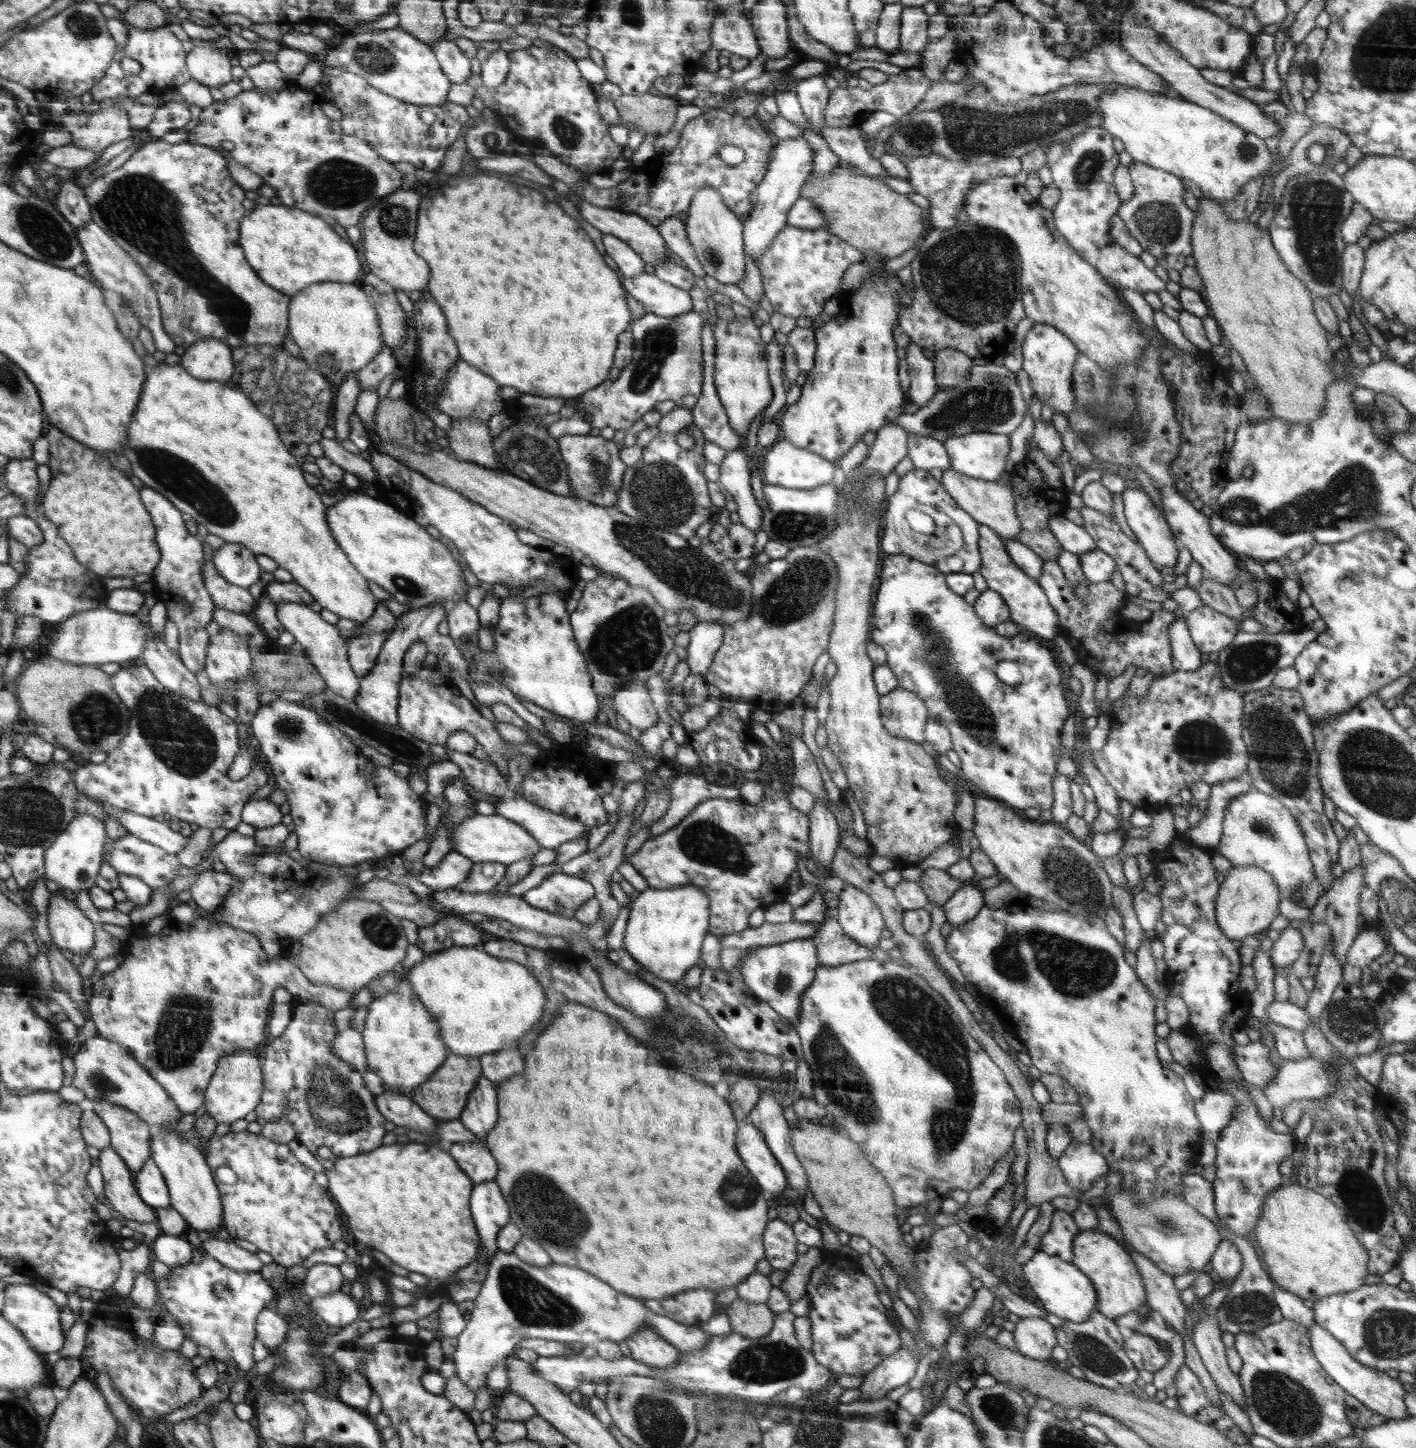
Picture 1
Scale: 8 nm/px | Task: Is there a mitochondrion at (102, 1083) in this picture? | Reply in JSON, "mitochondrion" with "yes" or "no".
{"mitochondrion":"yes"}

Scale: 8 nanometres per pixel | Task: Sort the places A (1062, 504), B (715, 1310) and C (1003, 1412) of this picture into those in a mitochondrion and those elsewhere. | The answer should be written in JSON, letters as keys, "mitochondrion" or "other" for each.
{"A":"other","B":"other","C":"mitochondrion"}

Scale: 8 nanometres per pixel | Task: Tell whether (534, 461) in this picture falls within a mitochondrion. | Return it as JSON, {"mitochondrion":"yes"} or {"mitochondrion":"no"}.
{"mitochondrion":"yes"}

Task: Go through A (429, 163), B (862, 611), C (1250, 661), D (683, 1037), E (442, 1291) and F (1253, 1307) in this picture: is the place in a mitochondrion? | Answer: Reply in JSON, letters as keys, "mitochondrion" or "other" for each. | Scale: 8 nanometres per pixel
{"A":"other","B":"other","C":"mitochondrion","D":"mitochondrion","E":"other","F":"mitochondrion"}

